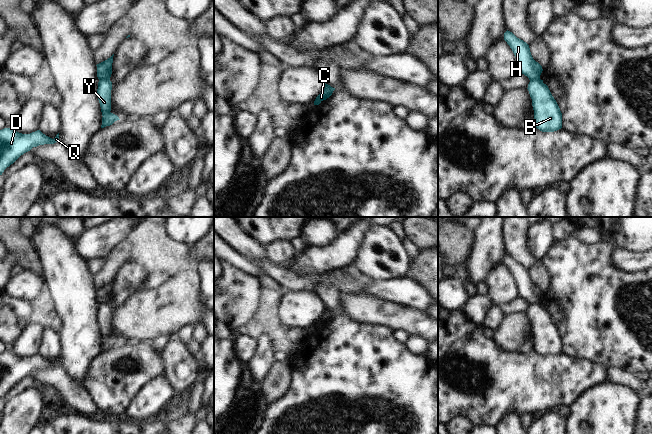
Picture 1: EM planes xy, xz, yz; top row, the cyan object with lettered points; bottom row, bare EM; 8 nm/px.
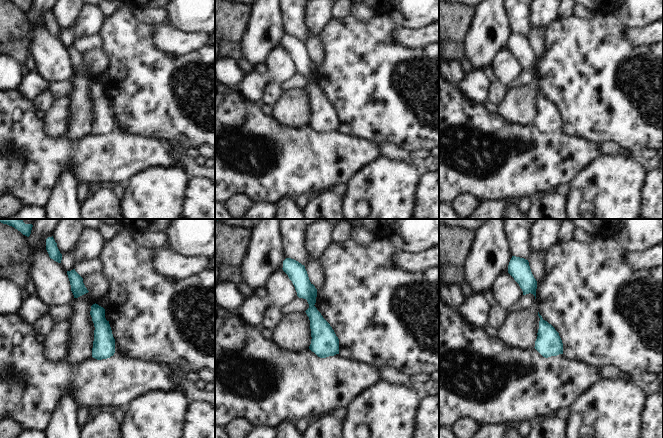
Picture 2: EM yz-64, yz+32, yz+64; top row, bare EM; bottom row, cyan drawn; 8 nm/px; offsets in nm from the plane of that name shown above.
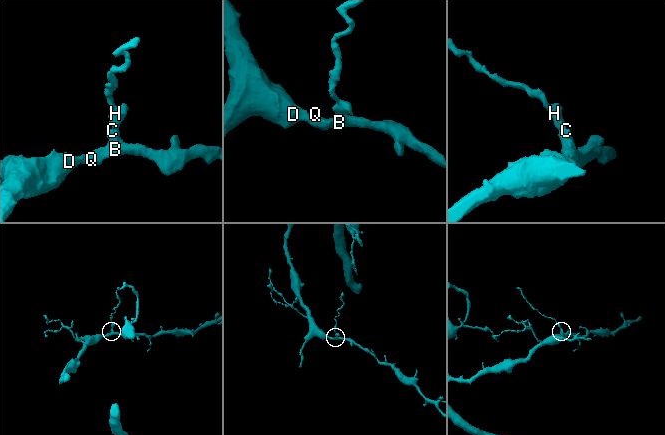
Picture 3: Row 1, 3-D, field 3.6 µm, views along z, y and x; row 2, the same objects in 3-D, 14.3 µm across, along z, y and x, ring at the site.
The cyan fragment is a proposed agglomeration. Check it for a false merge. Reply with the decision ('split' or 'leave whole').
split

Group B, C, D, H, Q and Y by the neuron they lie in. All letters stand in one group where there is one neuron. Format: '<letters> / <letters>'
B C D Q Y / H

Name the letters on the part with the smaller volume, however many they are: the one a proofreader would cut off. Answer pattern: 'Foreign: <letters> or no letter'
Foreign: H

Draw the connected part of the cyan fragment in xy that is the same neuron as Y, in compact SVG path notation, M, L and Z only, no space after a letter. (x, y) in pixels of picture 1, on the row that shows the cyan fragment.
M99 80L97 97L102 112L101 128L112 125L115 121L120 120L119 117L111 113L111 90L112 82L110 80Z

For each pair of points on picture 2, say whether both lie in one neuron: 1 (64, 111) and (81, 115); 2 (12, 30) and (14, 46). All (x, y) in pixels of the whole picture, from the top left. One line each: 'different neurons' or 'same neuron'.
1: different neurons
2: different neurons

